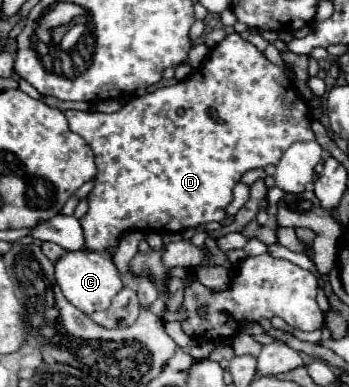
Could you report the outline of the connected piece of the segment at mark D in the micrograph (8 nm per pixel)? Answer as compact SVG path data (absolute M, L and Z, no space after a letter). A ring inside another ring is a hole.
M237 32L227 34L209 52L203 70L195 70L187 80L137 96L113 114L67 110L65 116L69 128L79 134L95 154L97 182L87 196L89 210L79 222L85 246L105 254L113 254L121 234L129 230L181 232L199 224L221 222L231 202L231 190L243 172L277 164L293 142L315 138L309 110L297 96L293 82ZM209 108L215 110L217 120L209 118Z

